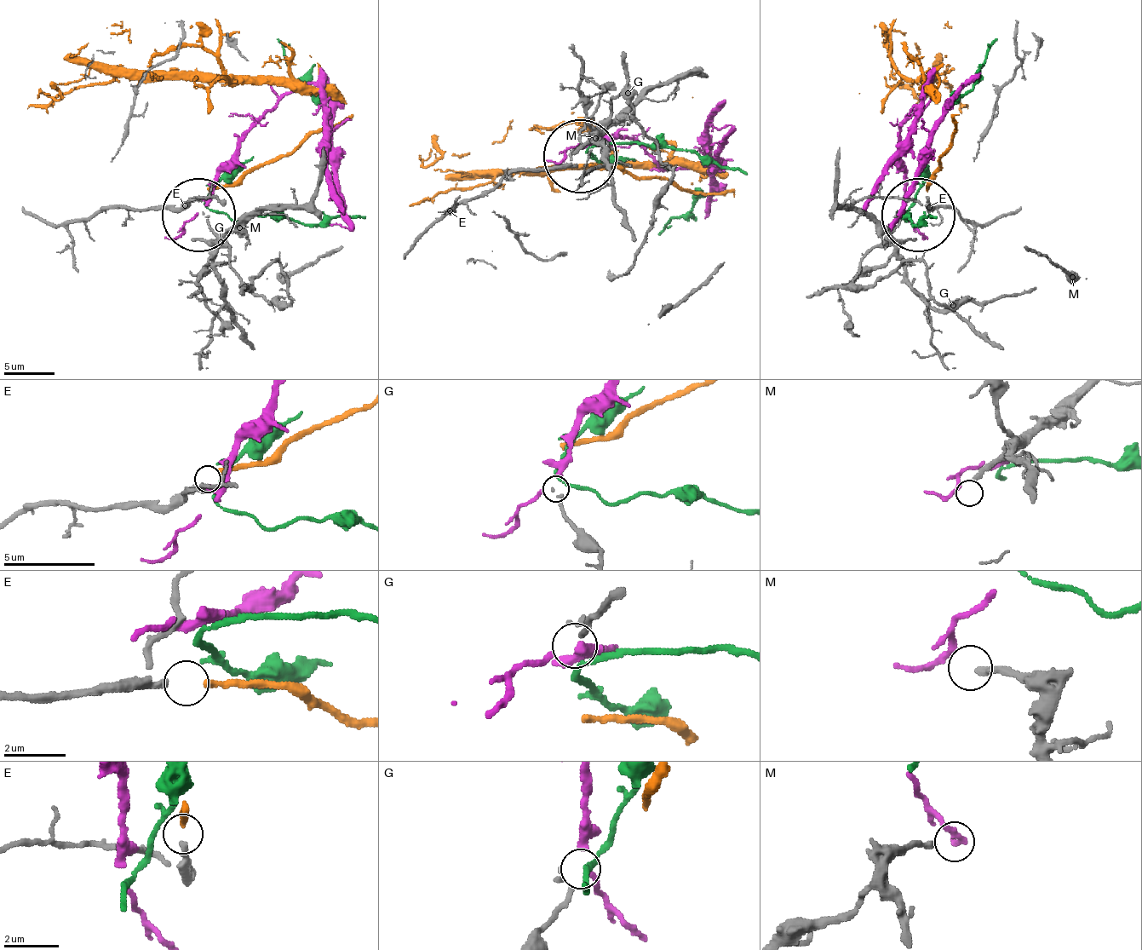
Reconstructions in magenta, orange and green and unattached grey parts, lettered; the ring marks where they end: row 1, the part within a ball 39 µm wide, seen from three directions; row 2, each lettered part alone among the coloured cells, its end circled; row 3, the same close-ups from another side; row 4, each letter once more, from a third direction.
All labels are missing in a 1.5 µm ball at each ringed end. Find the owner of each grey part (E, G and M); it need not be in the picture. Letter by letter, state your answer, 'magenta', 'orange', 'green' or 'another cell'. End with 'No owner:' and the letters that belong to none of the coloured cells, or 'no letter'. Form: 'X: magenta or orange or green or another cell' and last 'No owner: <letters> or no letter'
E: orange
G: another cell
M: another cell
No owner: G, M

